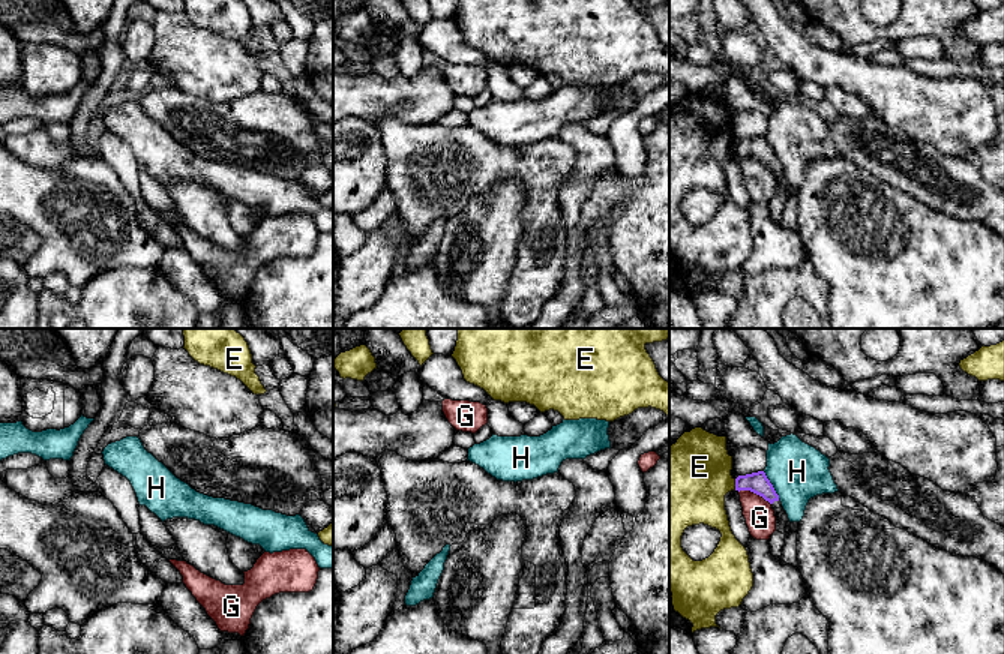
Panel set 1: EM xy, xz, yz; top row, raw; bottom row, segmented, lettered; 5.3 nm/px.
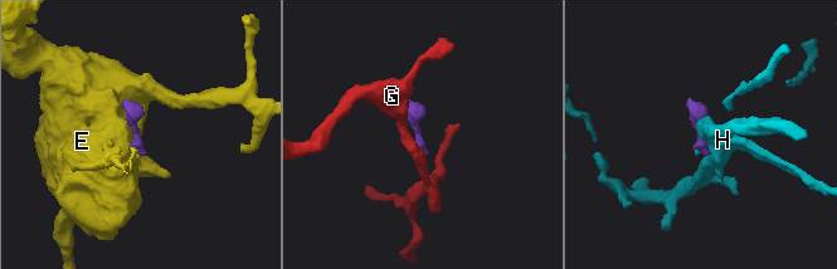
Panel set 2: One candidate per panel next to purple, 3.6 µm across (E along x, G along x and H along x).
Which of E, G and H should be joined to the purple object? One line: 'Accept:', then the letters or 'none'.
Accept: none

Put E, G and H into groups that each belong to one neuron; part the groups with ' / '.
E / G / H

